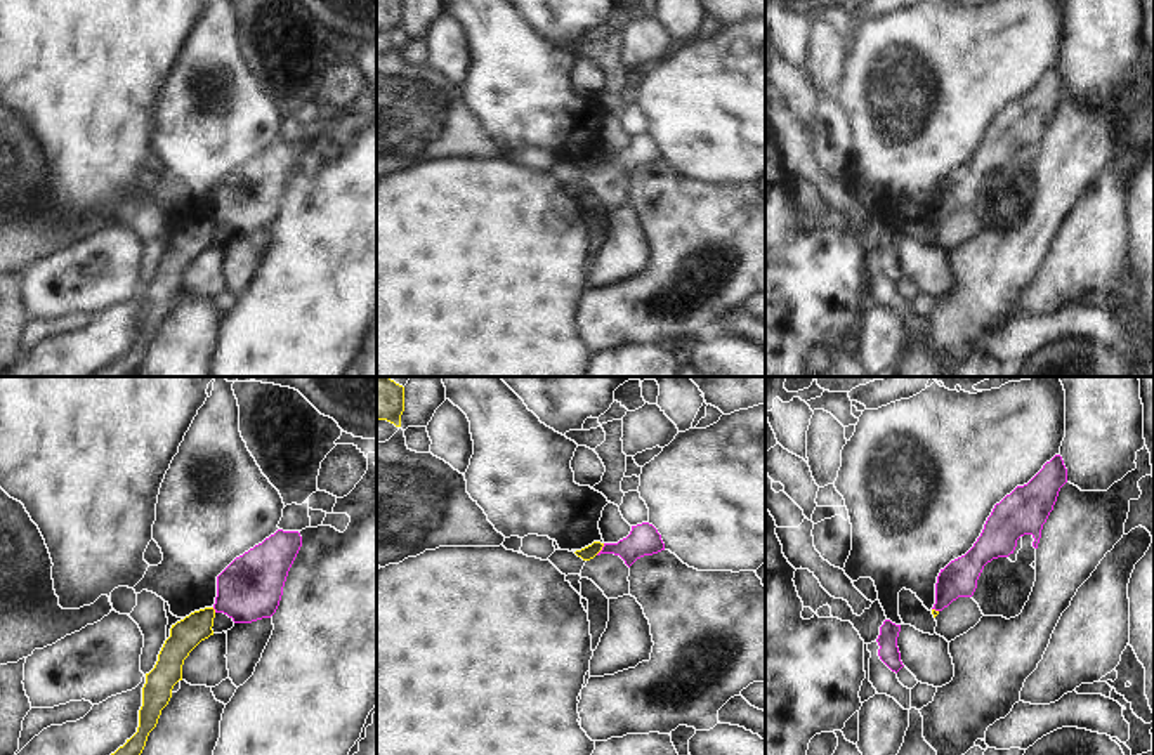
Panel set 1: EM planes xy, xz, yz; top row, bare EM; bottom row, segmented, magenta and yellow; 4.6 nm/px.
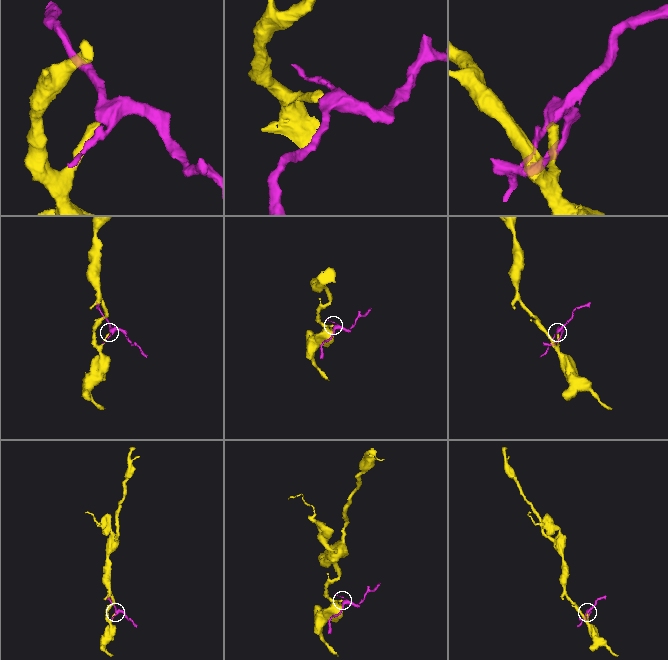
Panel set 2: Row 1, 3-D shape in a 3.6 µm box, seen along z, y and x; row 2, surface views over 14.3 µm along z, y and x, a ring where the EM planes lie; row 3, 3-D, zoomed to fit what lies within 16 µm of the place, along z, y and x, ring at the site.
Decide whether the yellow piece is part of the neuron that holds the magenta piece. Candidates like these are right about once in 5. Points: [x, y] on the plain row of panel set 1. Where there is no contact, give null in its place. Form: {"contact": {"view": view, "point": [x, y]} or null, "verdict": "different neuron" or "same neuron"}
{"contact": {"view": "xz", "point": [603, 160]}, "verdict": "different neuron"}

